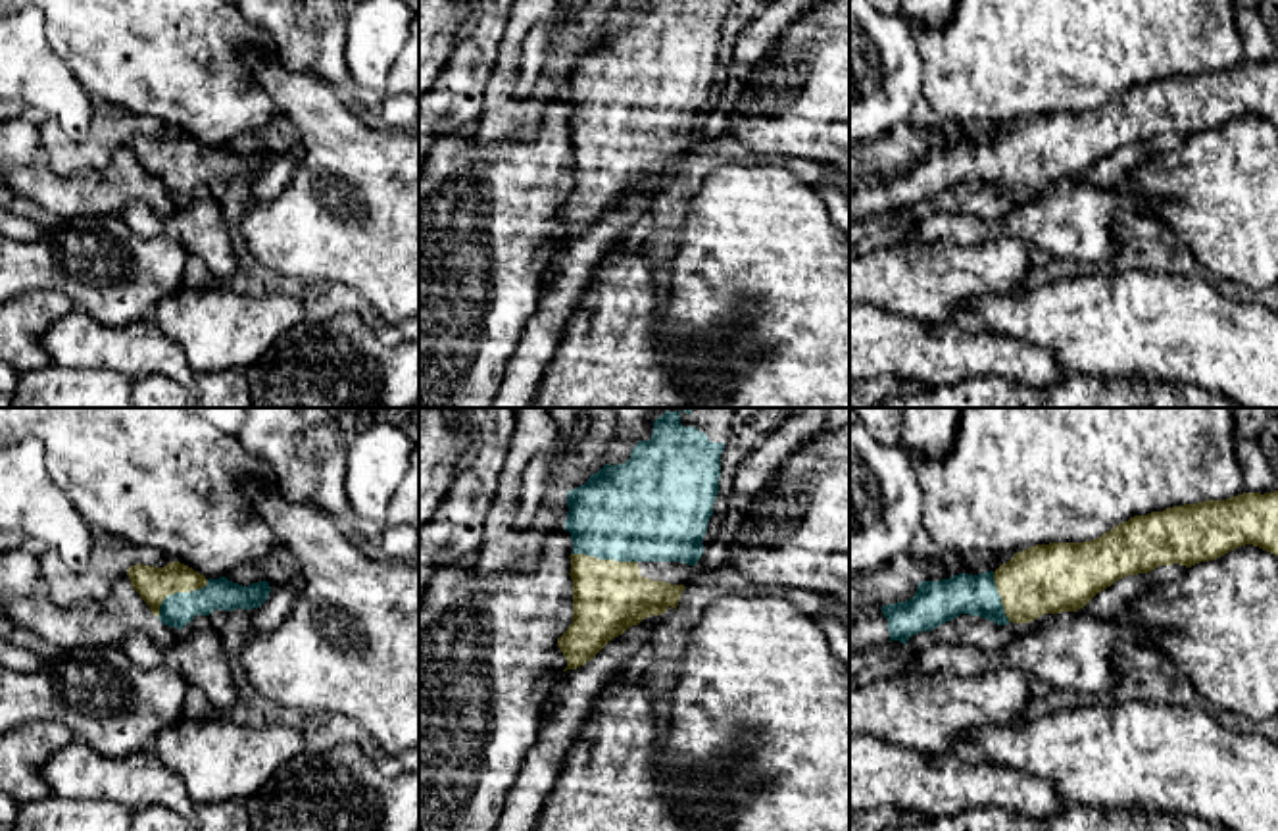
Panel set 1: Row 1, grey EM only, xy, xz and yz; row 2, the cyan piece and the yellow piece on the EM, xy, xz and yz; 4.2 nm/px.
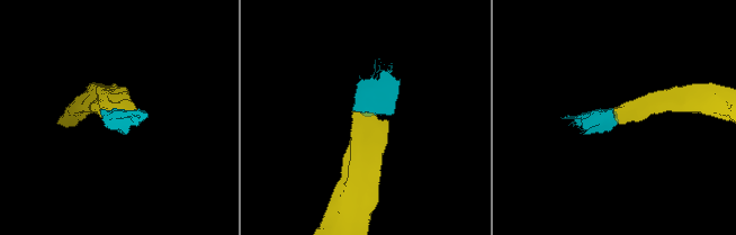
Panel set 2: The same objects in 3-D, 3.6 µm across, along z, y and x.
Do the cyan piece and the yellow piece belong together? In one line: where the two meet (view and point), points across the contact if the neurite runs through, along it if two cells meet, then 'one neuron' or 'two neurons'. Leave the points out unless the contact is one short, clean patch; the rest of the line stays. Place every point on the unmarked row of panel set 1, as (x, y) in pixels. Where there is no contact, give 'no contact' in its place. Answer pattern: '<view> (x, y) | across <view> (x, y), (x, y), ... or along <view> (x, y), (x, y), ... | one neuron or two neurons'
xy (179, 162) | across xy (177, 179), (179, 162), (152, 152) | one neuron

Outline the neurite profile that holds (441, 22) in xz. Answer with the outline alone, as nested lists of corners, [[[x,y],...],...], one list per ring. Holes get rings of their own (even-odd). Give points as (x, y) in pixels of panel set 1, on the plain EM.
[[[419,0],[419,100],[434,85],[471,13],[465,0]]]

